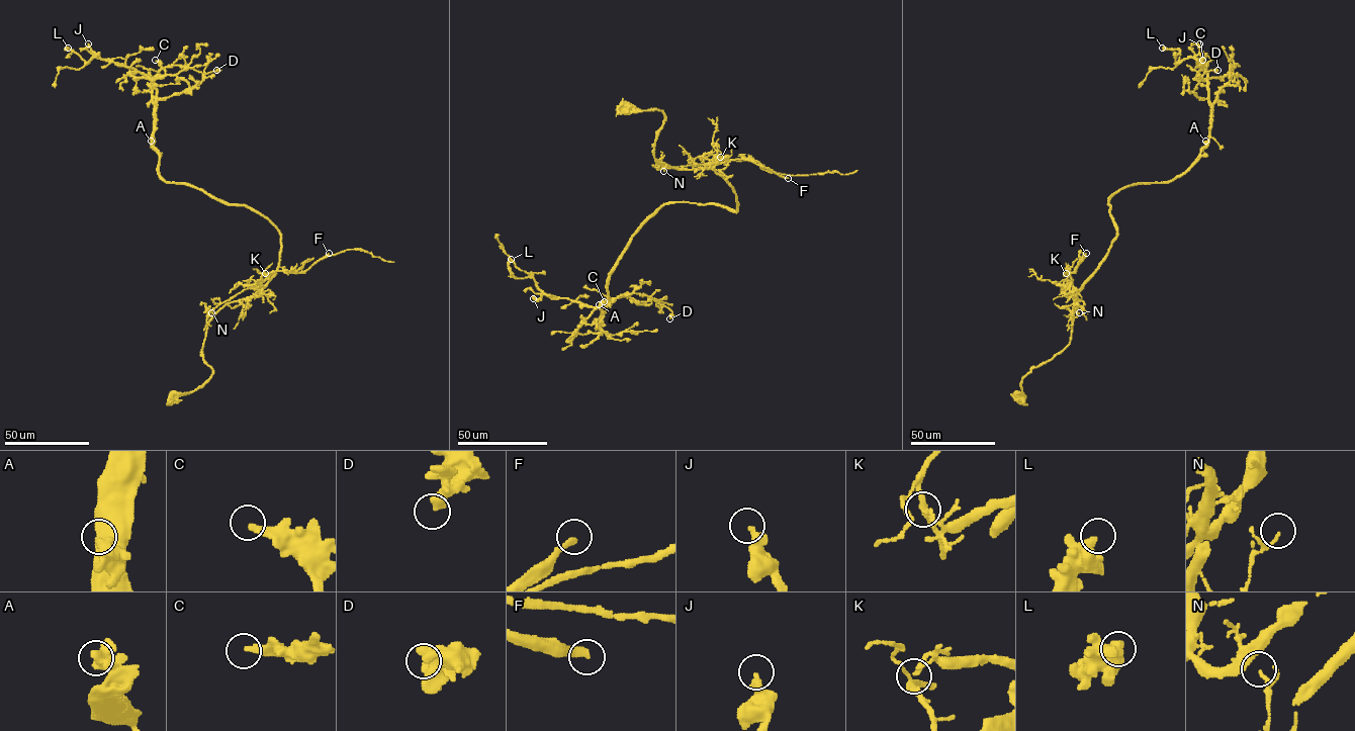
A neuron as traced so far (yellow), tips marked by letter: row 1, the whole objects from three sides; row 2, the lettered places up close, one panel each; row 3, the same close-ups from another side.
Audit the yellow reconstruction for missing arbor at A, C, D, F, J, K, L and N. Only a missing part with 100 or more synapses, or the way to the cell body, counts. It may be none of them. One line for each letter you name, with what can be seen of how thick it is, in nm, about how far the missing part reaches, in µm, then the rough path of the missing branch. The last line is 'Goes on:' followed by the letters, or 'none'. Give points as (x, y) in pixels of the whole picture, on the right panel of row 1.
F: 260 nm thick; about 100 µm are missing; missing branch runs (1086, 253), (1082, 242), (1075, 239), (1081, 254), (1074, 257), (1066, 252), (1060, 264), (1067, 279)
Goes on: F

